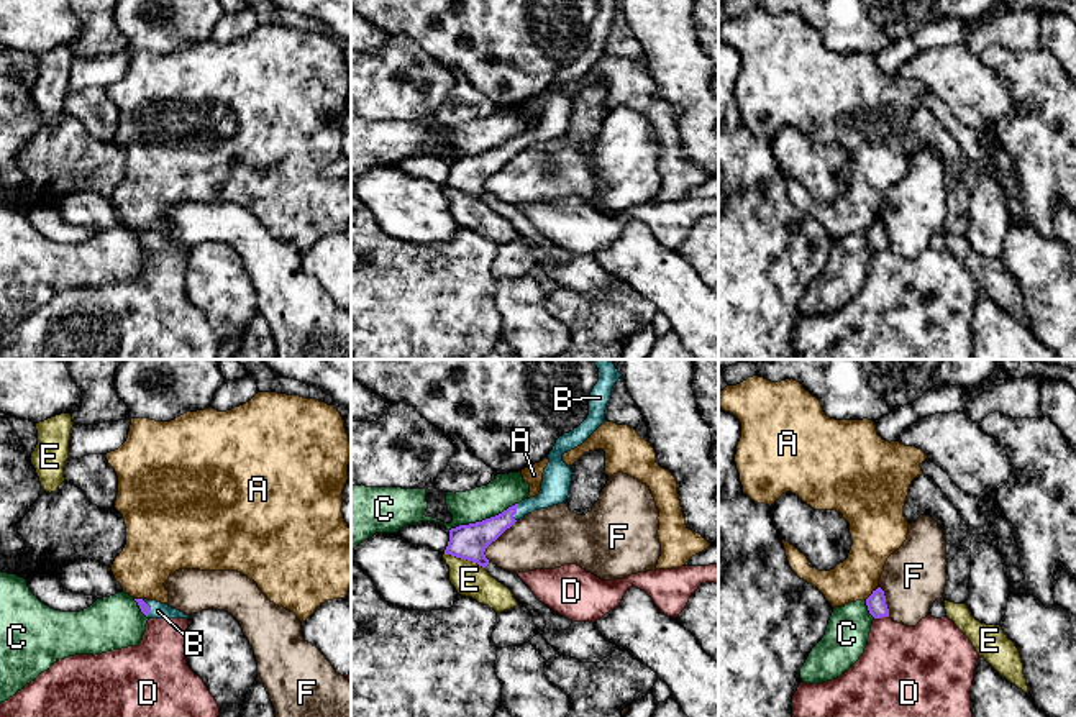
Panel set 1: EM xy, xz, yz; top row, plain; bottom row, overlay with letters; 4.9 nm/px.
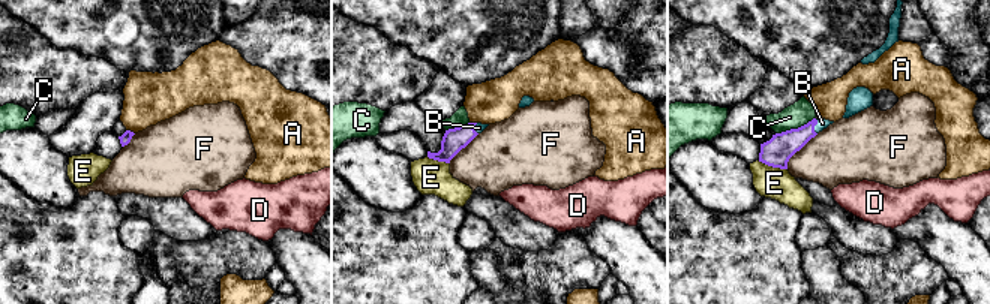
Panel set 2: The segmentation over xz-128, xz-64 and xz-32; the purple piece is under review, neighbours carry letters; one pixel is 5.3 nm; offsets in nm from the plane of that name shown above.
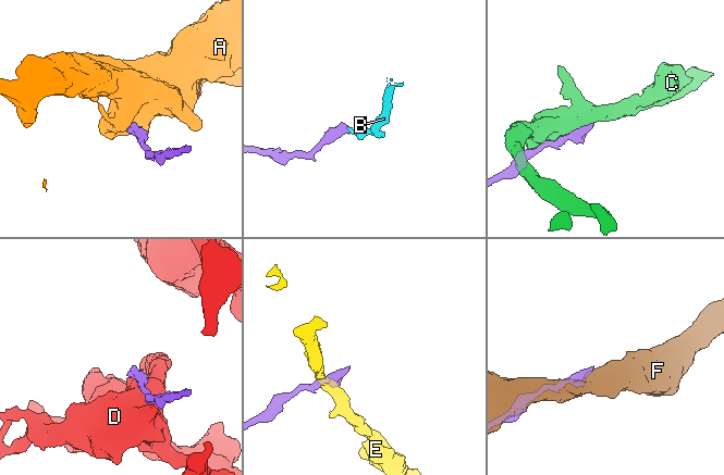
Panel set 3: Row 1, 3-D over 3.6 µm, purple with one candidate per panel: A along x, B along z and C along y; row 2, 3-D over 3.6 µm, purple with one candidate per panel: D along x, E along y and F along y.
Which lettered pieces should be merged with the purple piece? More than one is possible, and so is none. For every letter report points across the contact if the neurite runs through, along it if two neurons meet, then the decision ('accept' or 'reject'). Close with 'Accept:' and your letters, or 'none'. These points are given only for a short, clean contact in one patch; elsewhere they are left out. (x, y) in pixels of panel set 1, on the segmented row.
A: along yz (878, 588), (865, 599) | reject
B: across xz (473, 538), (515, 512), (535, 504), (556, 483) | accept
C: reject
D: reject
E: along xz (443, 553), (476, 561), (484, 568) | reject
F: reject
Accept: B

